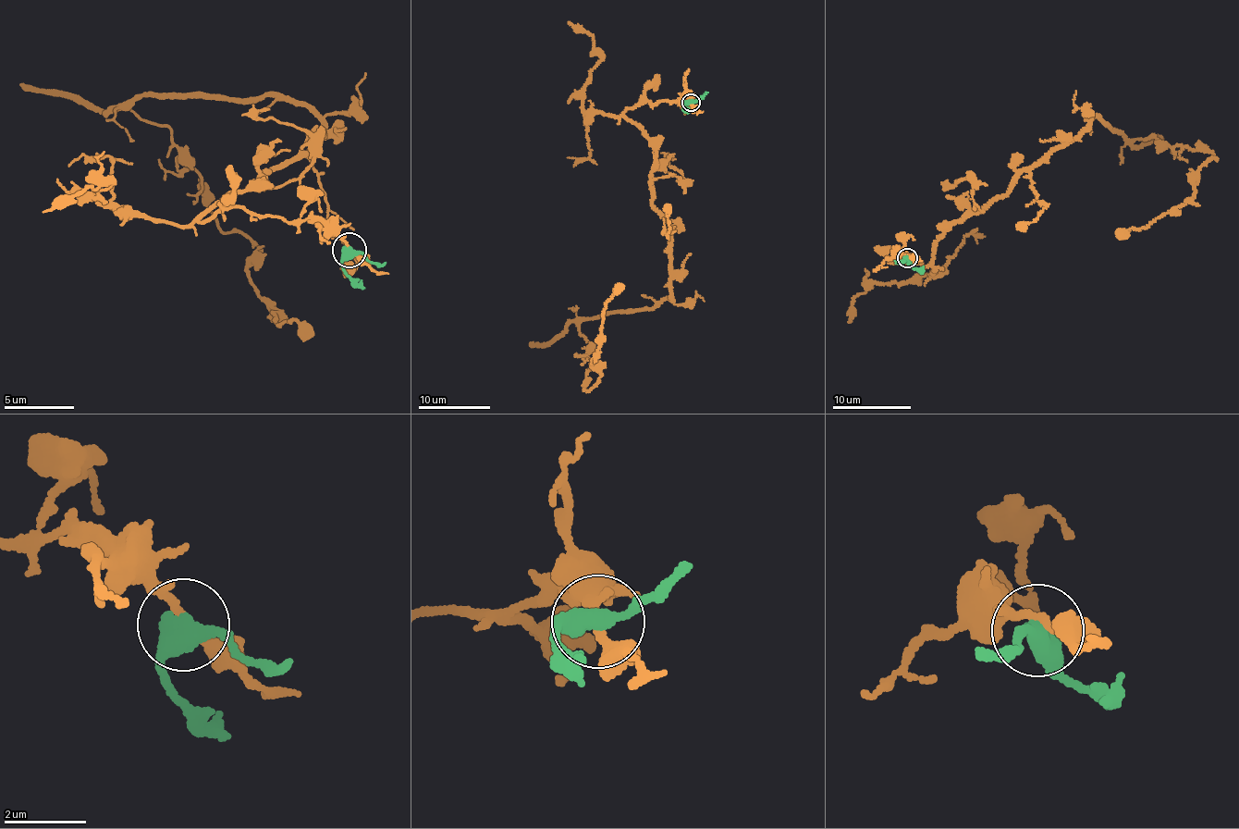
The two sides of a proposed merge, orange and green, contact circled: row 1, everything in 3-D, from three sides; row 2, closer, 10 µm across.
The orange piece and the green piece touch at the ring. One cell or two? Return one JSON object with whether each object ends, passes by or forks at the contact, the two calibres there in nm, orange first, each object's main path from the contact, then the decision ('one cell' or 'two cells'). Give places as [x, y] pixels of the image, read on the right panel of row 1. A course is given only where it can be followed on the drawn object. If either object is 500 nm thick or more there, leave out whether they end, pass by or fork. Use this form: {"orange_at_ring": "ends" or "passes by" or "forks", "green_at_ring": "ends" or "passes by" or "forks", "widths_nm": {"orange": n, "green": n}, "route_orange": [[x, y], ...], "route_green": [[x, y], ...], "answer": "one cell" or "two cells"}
{"orange_at_ring": "passes by", "green_at_ring": "passes by", "widths_nm": {"orange": 190, "green": 460}, "route_orange": [[908, 257], [898, 251], [927, 264], [952, 223], [1003, 198], [1085, 119], [1216, 158], [1191, 200], [1118, 235]], "route_green": [[906, 257], [920, 270]], "answer": "two cells"}

